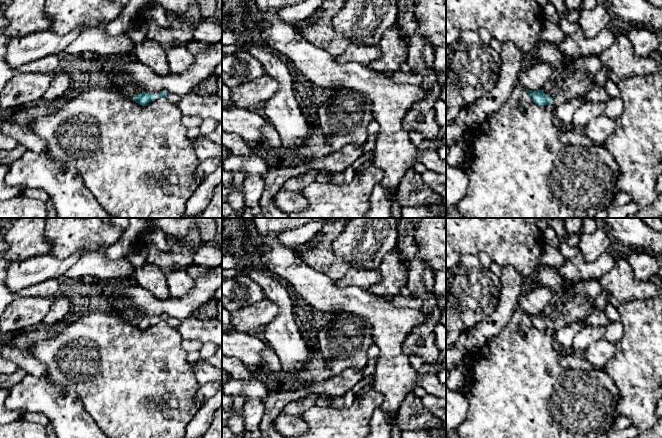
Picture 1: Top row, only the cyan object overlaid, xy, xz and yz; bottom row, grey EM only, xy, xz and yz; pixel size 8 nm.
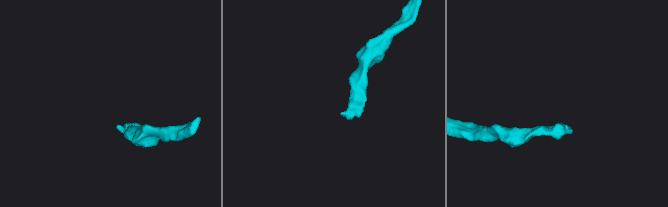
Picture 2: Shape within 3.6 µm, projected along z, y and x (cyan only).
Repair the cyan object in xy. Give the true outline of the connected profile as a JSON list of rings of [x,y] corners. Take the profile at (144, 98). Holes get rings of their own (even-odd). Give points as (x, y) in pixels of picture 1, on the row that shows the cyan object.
[[[109,63],[103,69],[103,79],[112,88],[120,91],[127,99],[146,106],[155,98],[165,97],[167,91],[160,91],[157,95],[150,94],[141,84],[135,83],[125,72],[114,68],[116,63]]]

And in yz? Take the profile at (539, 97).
[[[586,55],[576,57],[562,68],[551,68],[551,77],[541,90],[525,90],[536,105],[555,108],[575,98],[584,99],[595,85],[594,77],[604,70],[604,64],[597,55]]]

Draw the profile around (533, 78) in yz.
[[[537,63],[530,67],[524,67],[518,76],[518,84],[525,89],[538,91],[550,79],[551,66],[545,63]]]

